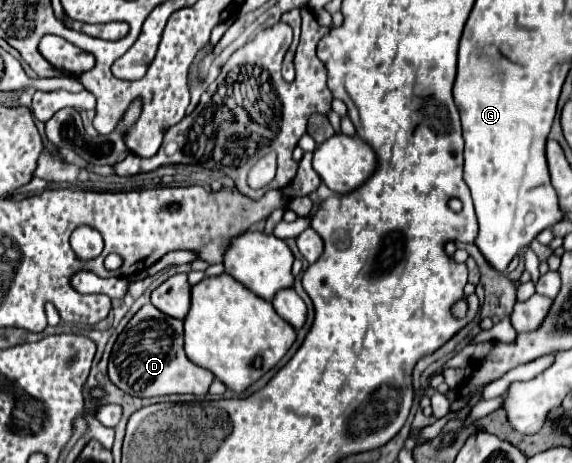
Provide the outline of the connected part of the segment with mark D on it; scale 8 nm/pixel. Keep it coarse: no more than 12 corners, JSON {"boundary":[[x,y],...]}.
{"boundary":[[144,305],[118,335],[110,381],[134,397],[206,395],[214,375],[182,321]]}

